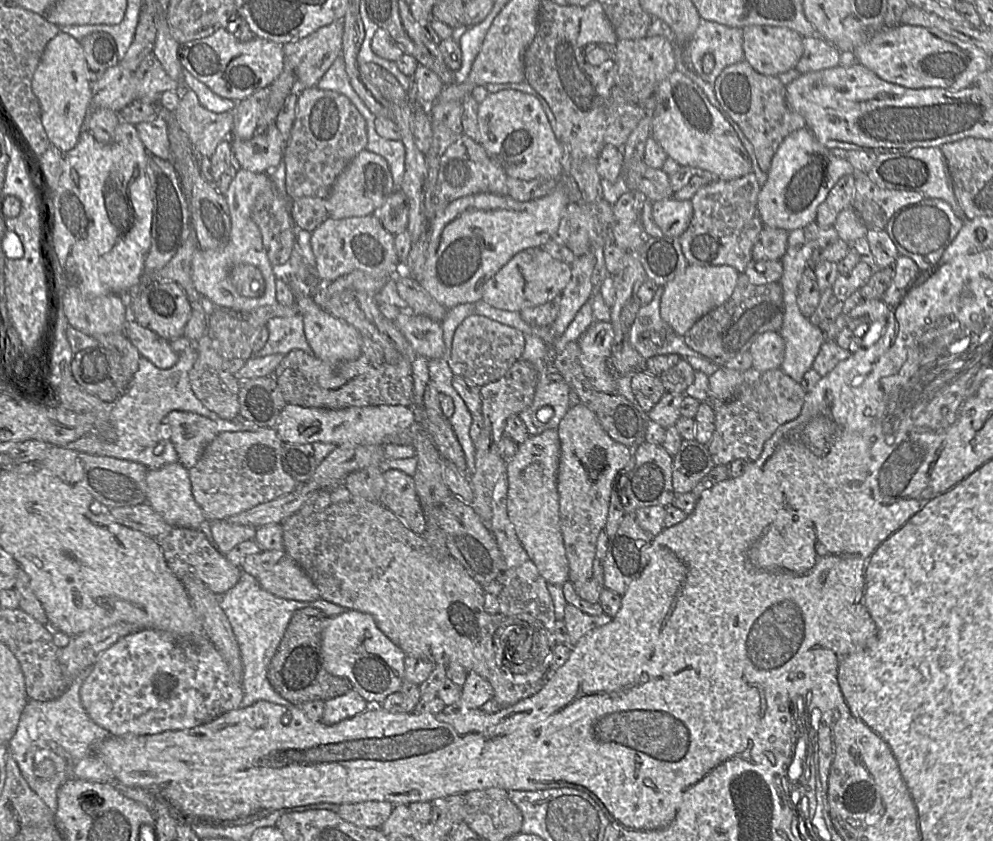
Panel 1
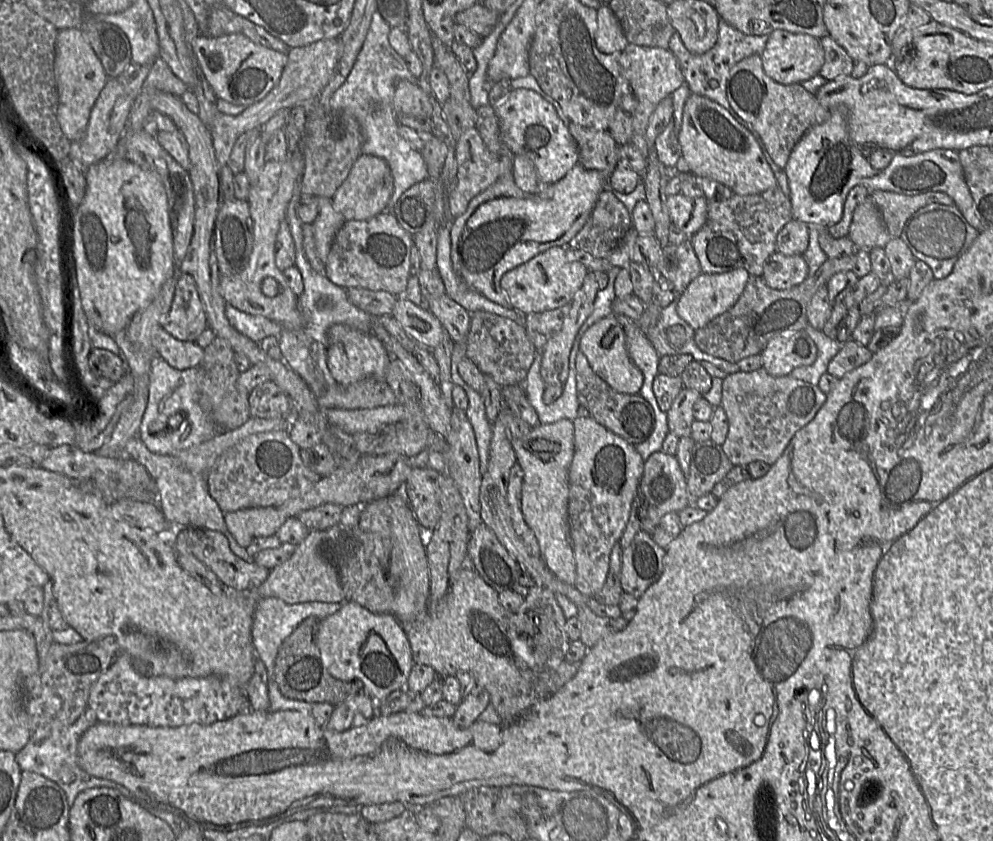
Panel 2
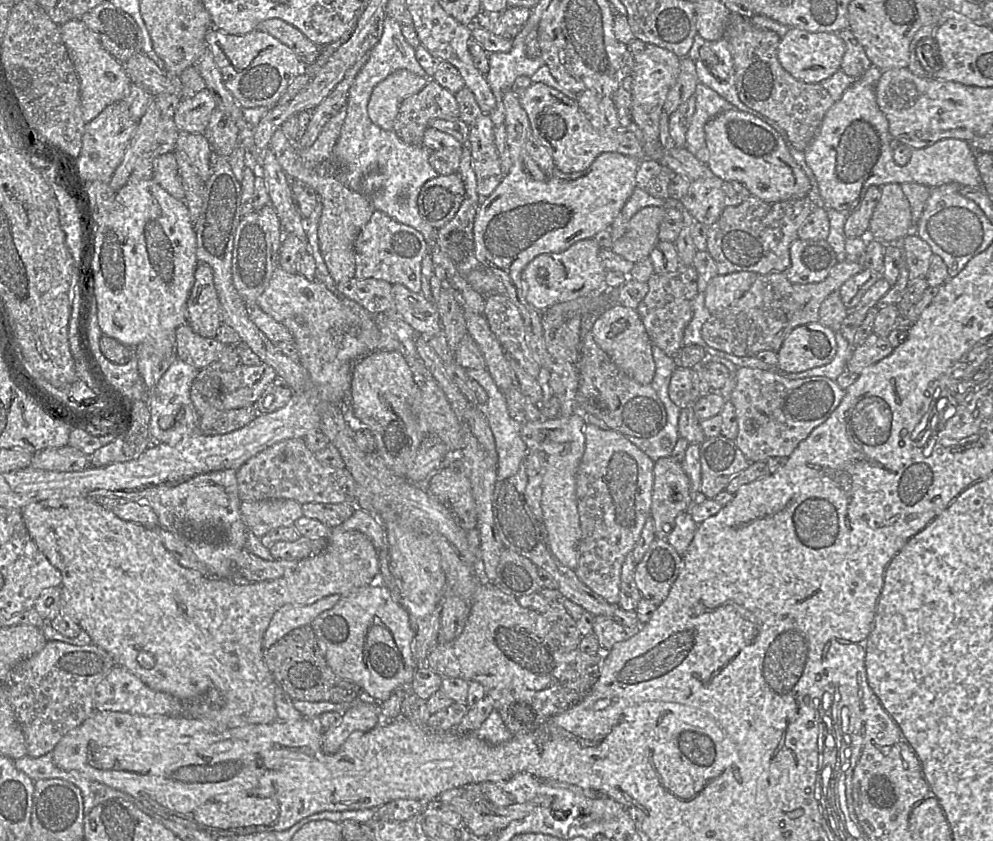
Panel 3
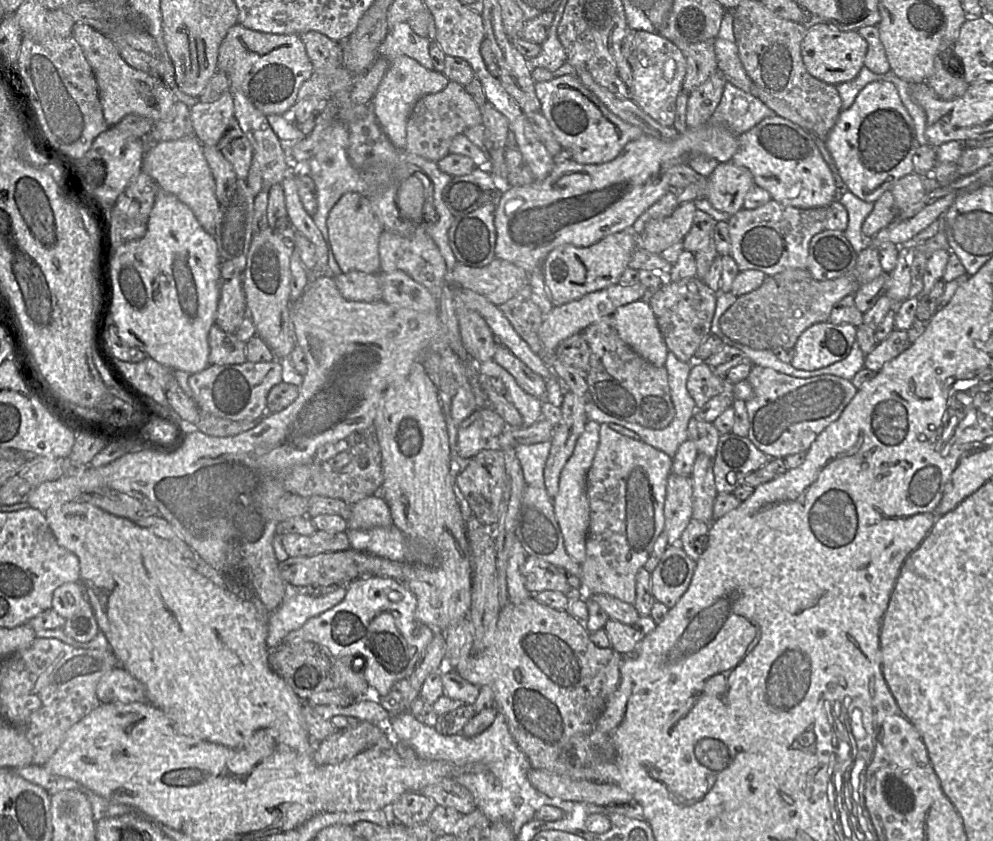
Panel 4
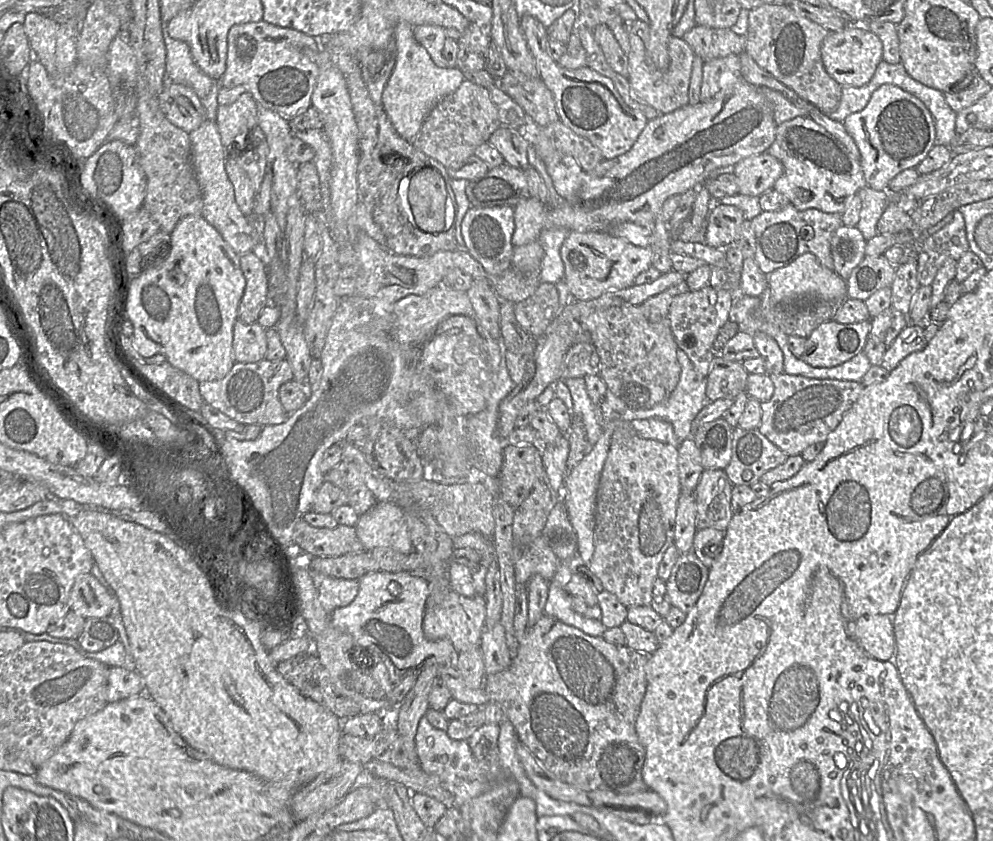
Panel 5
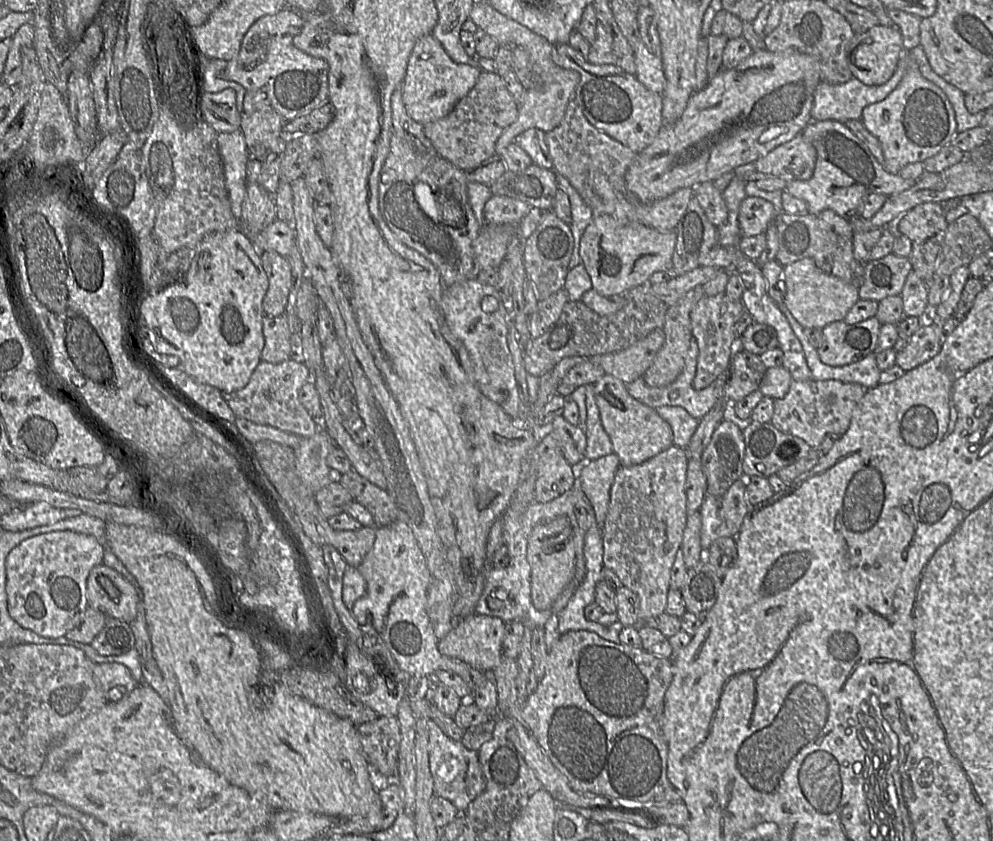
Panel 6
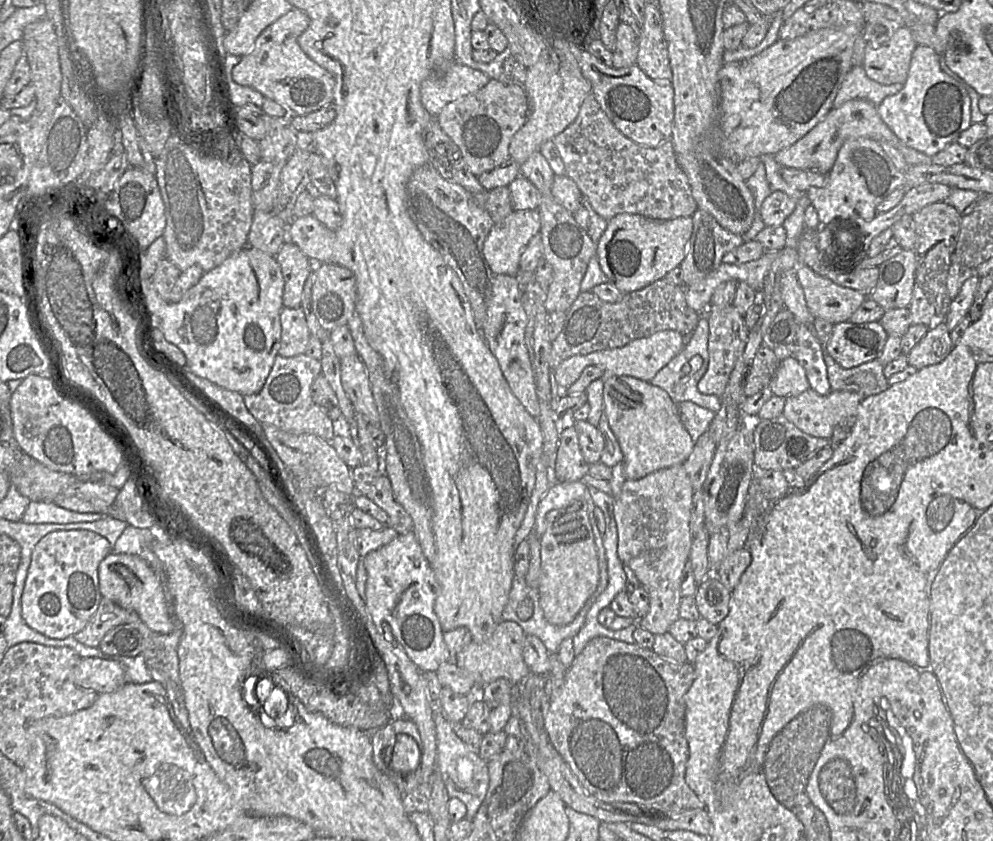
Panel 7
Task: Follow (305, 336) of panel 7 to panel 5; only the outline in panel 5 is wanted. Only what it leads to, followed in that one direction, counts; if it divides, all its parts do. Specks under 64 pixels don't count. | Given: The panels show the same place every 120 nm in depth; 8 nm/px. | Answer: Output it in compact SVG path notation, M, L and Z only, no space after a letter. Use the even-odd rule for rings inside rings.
M237 320L233 327L232 348L236 362L254 363L264 359L267 329L257 322L247 324Z

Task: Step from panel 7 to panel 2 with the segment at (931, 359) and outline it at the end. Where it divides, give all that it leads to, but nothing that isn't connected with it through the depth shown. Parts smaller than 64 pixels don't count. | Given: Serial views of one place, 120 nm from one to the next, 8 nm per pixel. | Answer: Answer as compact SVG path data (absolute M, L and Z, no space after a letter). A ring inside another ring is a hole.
M850 340L842 343L839 352L831 359L827 373L840 379L846 373L867 363L873 352L865 345Z

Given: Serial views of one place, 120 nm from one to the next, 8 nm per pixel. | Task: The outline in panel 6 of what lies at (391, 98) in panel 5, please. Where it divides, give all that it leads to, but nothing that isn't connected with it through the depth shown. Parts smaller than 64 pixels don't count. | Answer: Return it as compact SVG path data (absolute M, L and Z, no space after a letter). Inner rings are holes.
M432 35L421 37L411 52L400 88L408 115L422 125L443 118L472 90L480 74L479 68L455 63Z

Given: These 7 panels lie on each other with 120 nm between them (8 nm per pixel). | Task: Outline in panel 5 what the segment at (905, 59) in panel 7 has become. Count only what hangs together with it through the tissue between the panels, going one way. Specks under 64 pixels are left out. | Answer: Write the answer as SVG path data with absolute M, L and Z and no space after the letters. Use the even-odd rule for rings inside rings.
M864 25L831 30L821 45L821 58L827 73L841 86L863 86L873 77L882 61L883 47L879 37Z

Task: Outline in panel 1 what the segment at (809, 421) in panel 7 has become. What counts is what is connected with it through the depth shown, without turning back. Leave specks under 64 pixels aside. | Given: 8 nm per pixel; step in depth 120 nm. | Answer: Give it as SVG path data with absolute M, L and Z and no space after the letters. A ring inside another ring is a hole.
M781 369L743 372L743 382L735 398L715 404L715 430L708 450L716 465L728 465L734 460L757 460L764 443L781 425L797 418L804 404L805 391Z

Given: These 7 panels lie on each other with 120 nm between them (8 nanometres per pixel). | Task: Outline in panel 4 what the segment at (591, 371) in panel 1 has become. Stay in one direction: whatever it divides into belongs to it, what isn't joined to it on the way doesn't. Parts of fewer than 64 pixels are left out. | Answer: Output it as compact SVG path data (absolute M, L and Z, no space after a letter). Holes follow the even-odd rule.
M647 300L619 307L610 319L619 337L637 354L654 366L664 366L669 350Z

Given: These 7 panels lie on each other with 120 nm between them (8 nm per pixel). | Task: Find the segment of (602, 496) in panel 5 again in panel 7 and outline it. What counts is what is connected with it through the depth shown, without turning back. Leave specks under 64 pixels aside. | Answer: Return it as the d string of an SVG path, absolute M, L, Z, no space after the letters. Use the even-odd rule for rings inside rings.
M683 464L652 472L638 480L626 479L612 509L617 529L617 554L624 567L630 568L642 588L649 594L648 613L637 624L654 635L669 633L670 626L678 620L682 599L683 570L688 562L693 534L690 529L693 486Z

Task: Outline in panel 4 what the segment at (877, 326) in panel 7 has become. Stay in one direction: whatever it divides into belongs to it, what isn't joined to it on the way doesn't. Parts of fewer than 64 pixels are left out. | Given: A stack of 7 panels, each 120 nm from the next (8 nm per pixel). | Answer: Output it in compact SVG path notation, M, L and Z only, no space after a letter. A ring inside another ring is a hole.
M817 323L807 328L794 345L790 364L799 370L813 371L846 358L856 343L857 326Z

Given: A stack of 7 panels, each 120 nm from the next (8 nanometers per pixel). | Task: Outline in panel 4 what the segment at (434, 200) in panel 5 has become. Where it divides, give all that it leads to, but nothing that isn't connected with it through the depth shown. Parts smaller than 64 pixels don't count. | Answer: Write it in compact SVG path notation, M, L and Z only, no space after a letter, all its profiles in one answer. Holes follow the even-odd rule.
M415 172L403 180L397 192L397 205L401 213L414 224L425 222L424 205L433 197L433 185L428 176Z

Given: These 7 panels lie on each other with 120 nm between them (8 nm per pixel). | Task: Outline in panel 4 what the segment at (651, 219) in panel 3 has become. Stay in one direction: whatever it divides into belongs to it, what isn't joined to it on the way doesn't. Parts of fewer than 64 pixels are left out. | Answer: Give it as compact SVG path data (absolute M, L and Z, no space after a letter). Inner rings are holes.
M694 201L680 203L667 217L648 221L643 230L637 234L637 248L651 253L660 254L669 262L675 263L679 253L684 250L681 240L688 233L697 211Z

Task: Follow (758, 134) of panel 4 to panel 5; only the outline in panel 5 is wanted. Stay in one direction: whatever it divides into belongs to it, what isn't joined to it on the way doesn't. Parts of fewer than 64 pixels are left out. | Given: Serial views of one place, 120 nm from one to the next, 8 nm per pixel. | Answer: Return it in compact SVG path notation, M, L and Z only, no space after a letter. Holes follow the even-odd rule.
M799 116L778 124L775 140L766 153L777 158L783 166L783 172L774 184L774 190L786 196L798 210L816 209L841 215L847 199L867 187L858 149L857 152L852 151L809 117Z

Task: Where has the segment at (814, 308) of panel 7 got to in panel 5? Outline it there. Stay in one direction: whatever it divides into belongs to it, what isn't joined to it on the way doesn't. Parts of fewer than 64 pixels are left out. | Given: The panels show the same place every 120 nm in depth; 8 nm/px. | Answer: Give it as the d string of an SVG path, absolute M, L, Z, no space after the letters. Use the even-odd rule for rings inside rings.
M810 253L803 254L789 264L773 271L767 276L769 298L783 303L797 298L811 297L818 300L840 304L847 298L847 283L835 272L823 267Z

